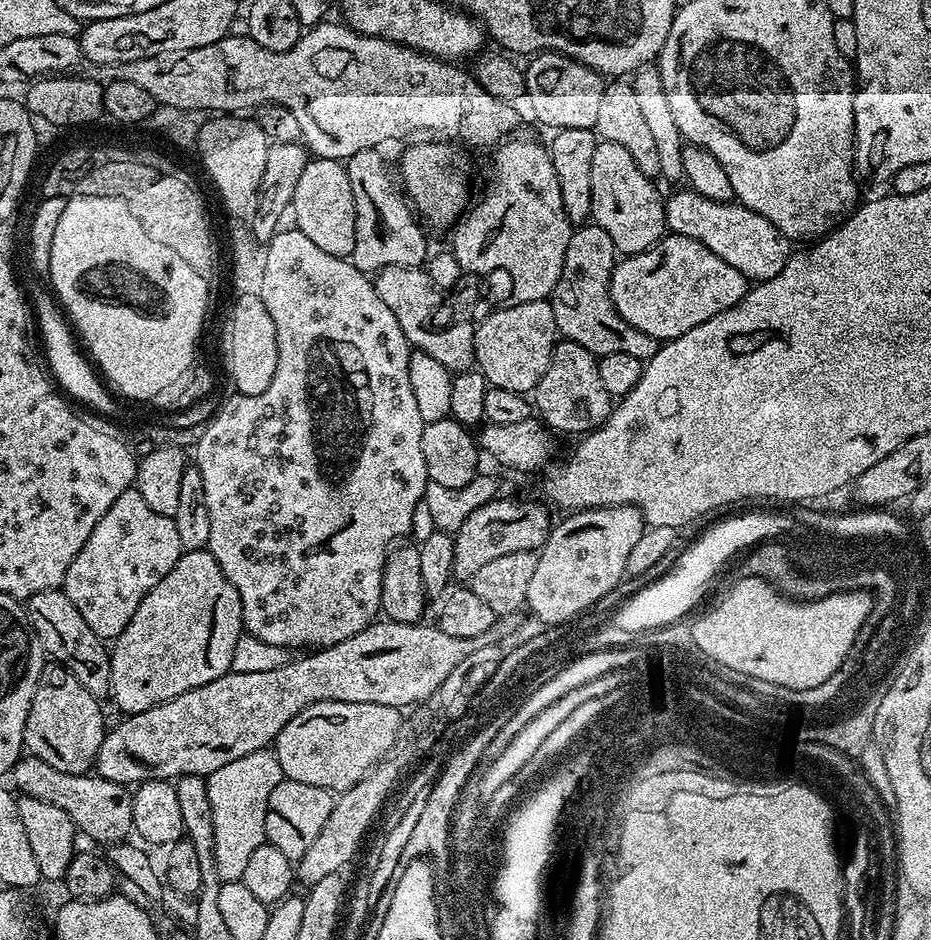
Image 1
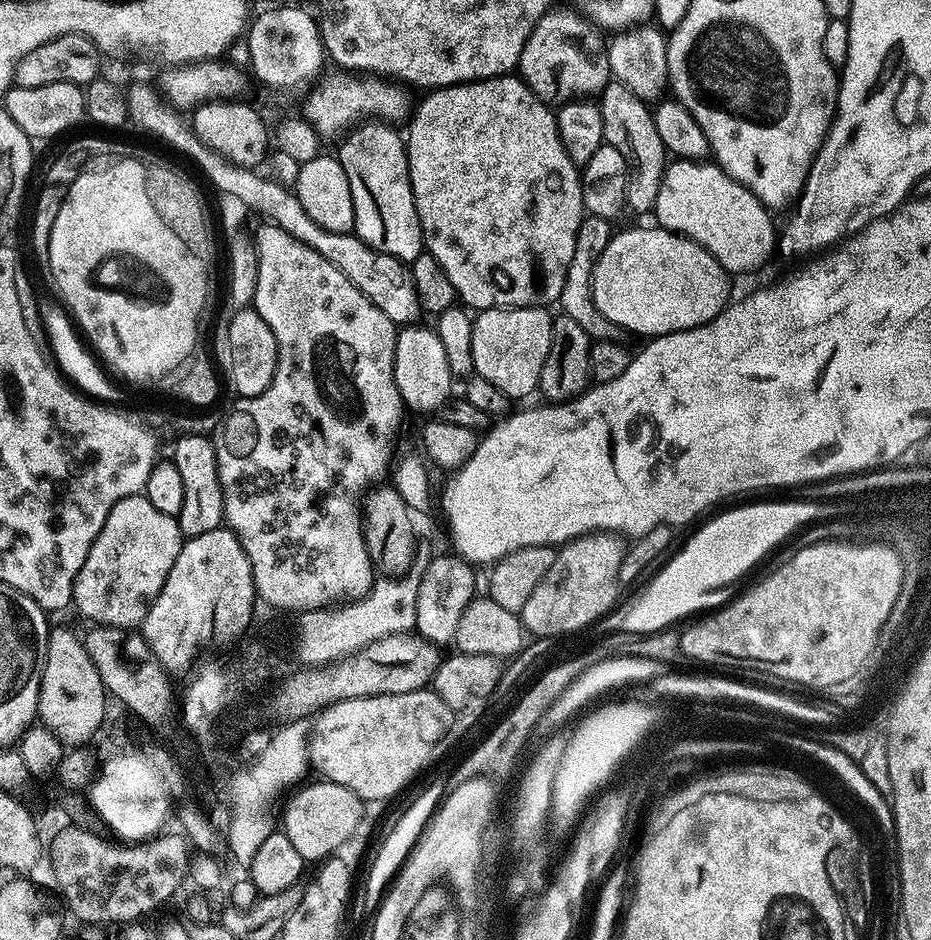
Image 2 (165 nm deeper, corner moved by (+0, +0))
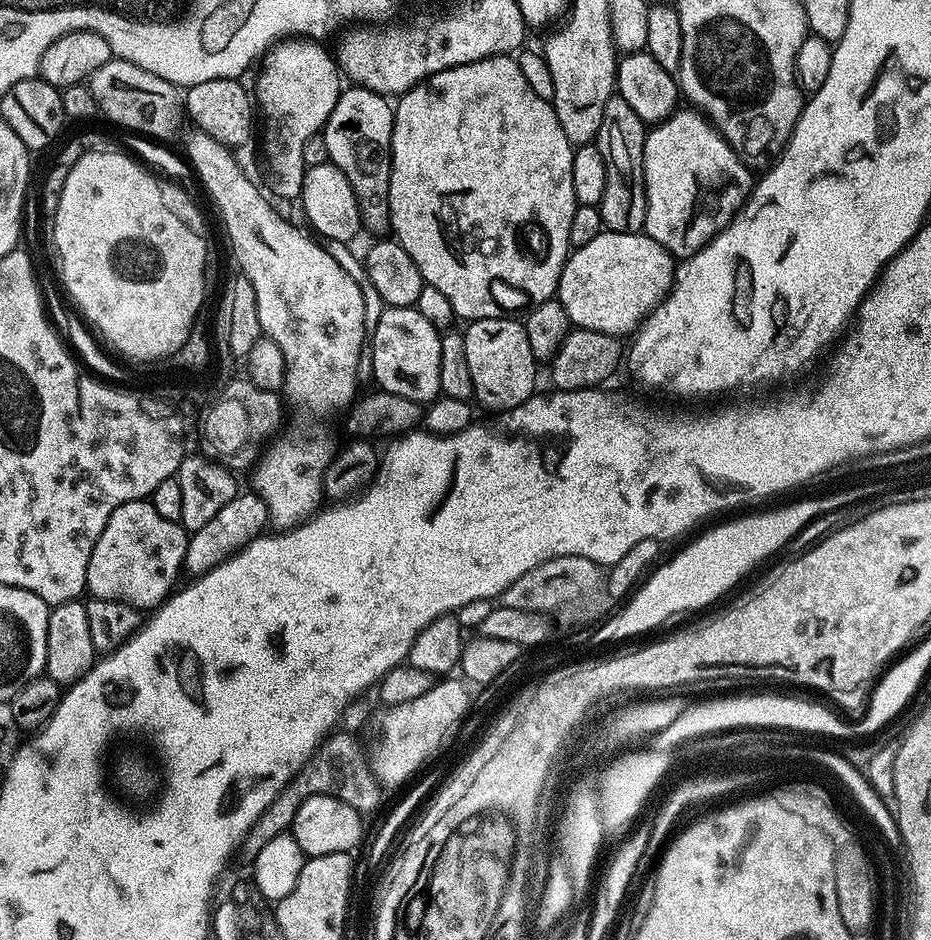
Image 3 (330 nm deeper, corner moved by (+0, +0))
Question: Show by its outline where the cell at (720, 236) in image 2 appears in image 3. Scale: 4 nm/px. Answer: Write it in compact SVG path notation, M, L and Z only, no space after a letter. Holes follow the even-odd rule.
M678 110L663 123L648 132L644 147L644 189L646 190L646 218L643 231L653 236L669 251L678 248L704 248L743 209L754 187L753 169L720 137L699 111Z

